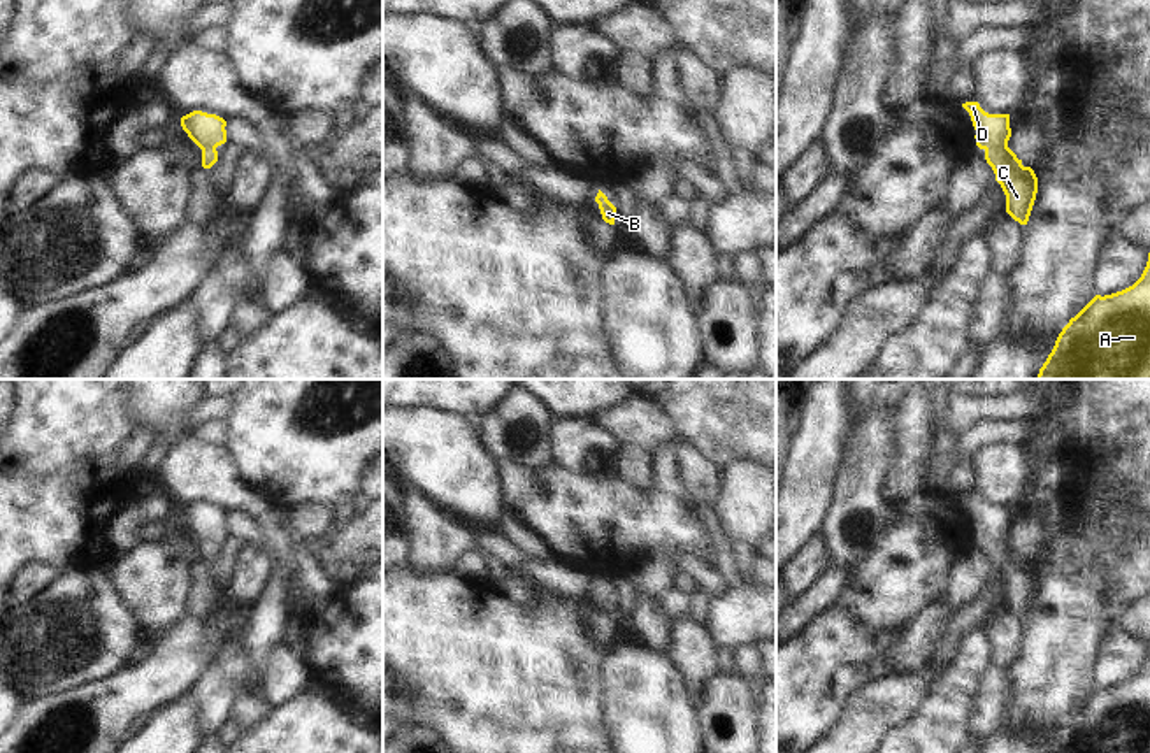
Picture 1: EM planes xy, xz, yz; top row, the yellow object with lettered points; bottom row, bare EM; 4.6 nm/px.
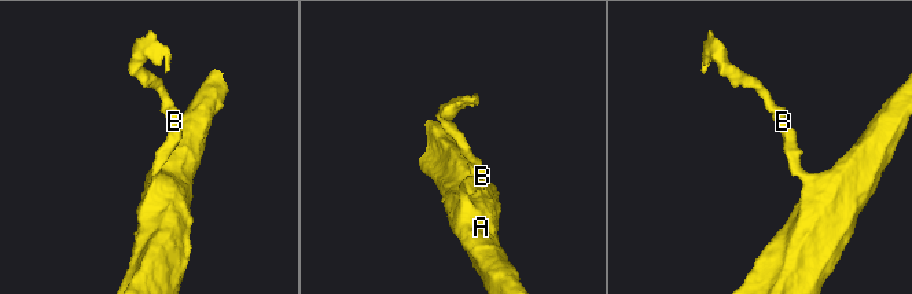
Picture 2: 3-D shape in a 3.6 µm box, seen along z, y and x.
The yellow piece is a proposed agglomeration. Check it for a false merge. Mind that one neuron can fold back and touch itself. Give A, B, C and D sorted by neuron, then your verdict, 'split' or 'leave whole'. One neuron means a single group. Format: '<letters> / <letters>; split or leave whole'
A B C D; leave whole

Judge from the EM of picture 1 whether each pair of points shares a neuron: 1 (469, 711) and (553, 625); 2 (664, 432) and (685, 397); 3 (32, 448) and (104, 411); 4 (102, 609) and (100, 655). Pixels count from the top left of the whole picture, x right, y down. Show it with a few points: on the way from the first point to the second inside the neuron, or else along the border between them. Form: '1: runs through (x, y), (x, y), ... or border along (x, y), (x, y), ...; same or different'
1: runs through (490, 690), (534, 646); same
2: border along (648, 397), (680, 434); different
3: runs through (50, 444), (86, 411); same
4: runs through (100, 620), (100, 645); same

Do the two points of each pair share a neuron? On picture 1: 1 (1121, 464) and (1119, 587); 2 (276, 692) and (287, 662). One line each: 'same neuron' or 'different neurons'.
1: same neuron
2: same neuron

